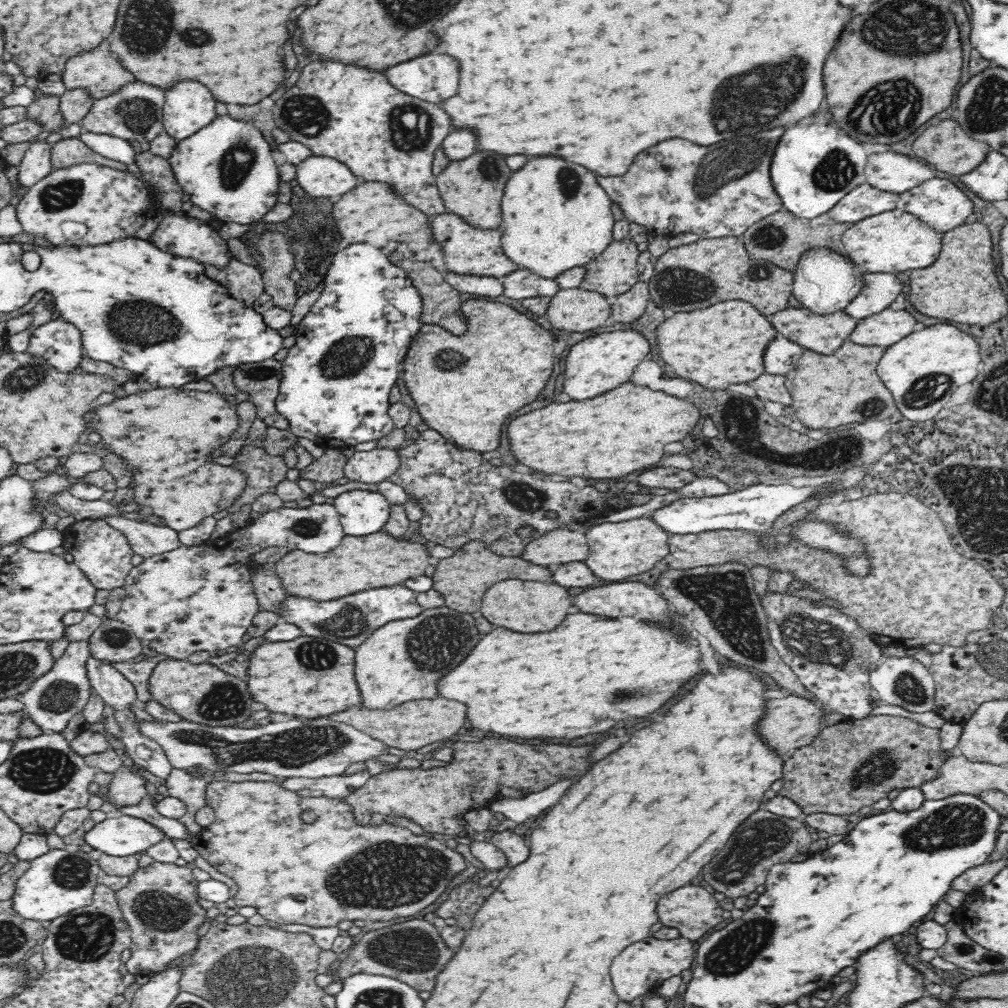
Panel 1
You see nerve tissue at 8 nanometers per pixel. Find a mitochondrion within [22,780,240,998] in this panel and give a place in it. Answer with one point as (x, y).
(90, 936)

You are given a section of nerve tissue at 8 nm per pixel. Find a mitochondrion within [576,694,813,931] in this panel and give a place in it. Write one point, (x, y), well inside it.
(759, 840)

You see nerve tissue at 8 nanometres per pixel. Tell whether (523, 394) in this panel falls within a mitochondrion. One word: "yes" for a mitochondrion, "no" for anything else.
no

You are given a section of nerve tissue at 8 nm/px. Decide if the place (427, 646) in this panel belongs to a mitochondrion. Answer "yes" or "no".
yes

